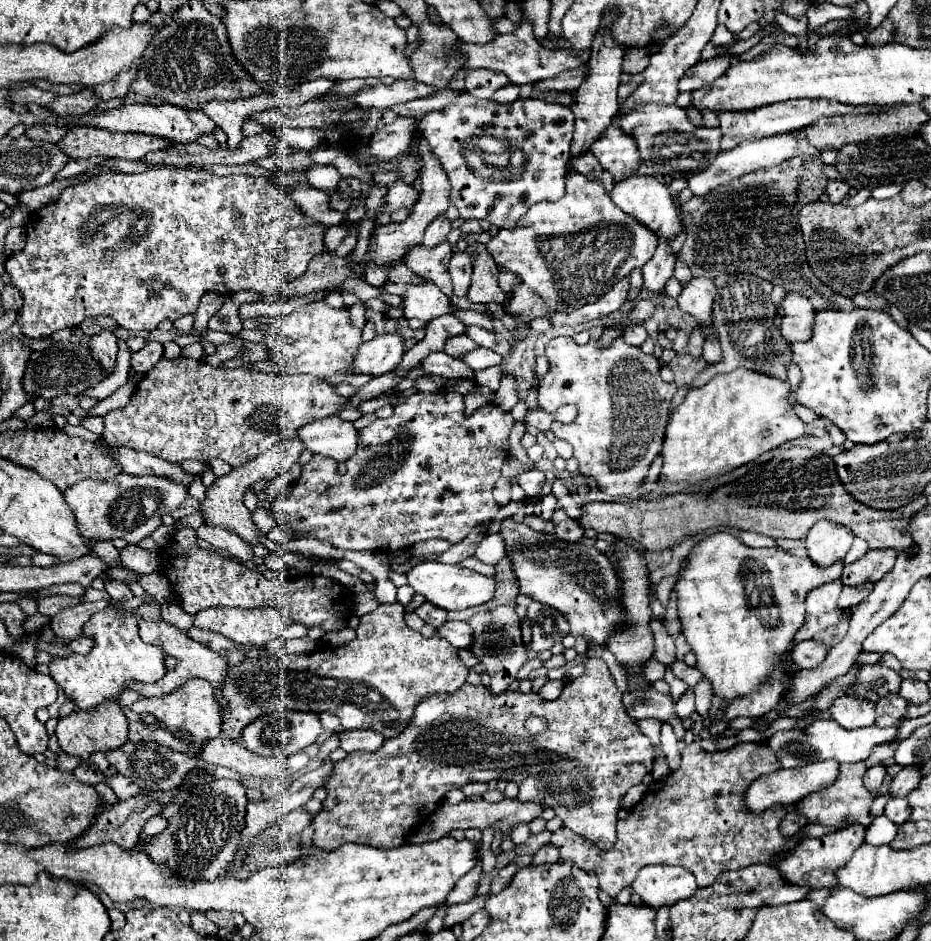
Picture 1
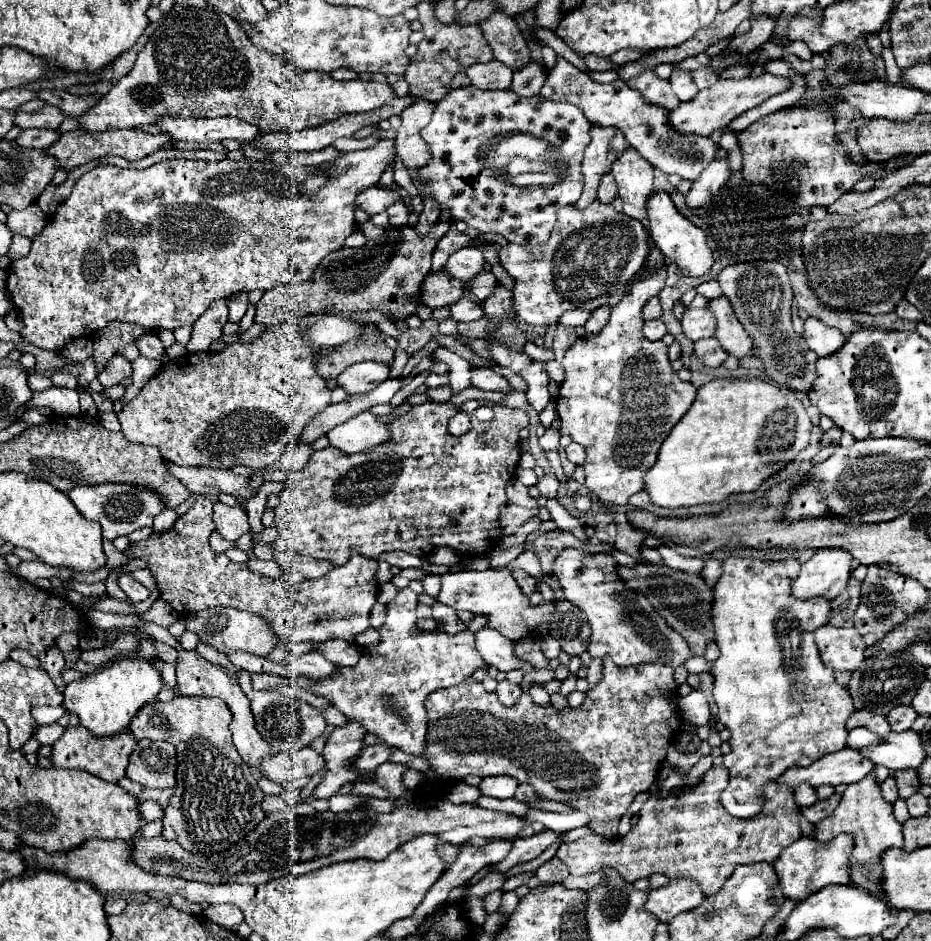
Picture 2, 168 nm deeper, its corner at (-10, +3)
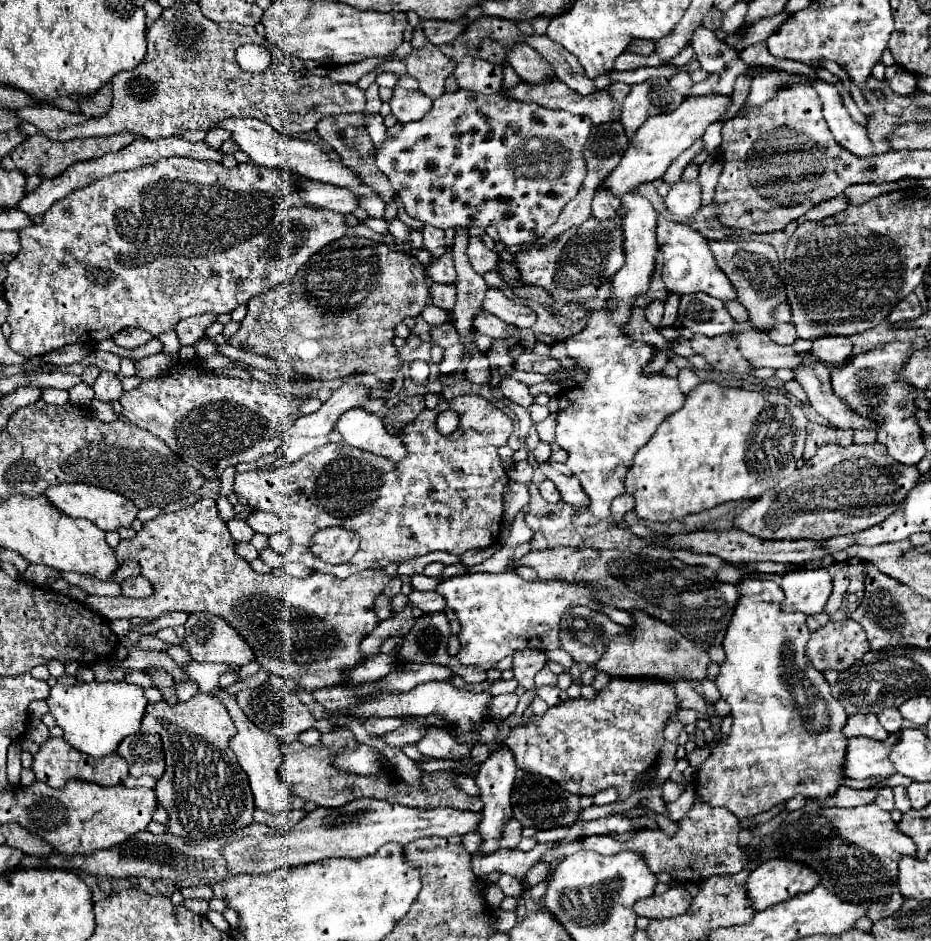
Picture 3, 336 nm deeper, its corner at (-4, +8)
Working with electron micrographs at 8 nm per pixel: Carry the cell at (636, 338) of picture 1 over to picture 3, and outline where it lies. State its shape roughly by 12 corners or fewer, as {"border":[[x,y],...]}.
{"border":[[664,301],[646,305],[646,319],[656,327],[664,315]]}

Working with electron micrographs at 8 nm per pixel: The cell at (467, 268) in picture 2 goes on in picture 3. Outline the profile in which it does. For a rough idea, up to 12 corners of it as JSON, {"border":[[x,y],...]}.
{"border":[[470,237],[466,255],[476,273],[500,269],[500,257],[480,237]]}

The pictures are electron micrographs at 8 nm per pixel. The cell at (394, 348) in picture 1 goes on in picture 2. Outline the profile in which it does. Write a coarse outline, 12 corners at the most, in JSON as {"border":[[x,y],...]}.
{"border":[[384,362],[350,364],[336,382],[348,396],[376,388],[390,376]]}

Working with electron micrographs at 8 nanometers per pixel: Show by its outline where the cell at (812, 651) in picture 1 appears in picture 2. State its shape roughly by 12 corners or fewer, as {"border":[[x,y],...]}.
{"border":[[854,628],[814,632],[824,666],[856,670],[866,644]]}

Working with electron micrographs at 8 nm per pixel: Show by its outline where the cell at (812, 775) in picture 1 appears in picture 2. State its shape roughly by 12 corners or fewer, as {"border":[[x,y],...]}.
{"border":[[854,748],[786,770],[776,784],[860,782],[874,764]]}

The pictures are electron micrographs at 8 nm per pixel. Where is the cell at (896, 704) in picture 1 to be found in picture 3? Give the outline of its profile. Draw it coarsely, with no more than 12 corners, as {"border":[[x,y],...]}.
{"border":[[896,707],[884,709],[878,715],[888,733],[902,729],[902,715]]}

